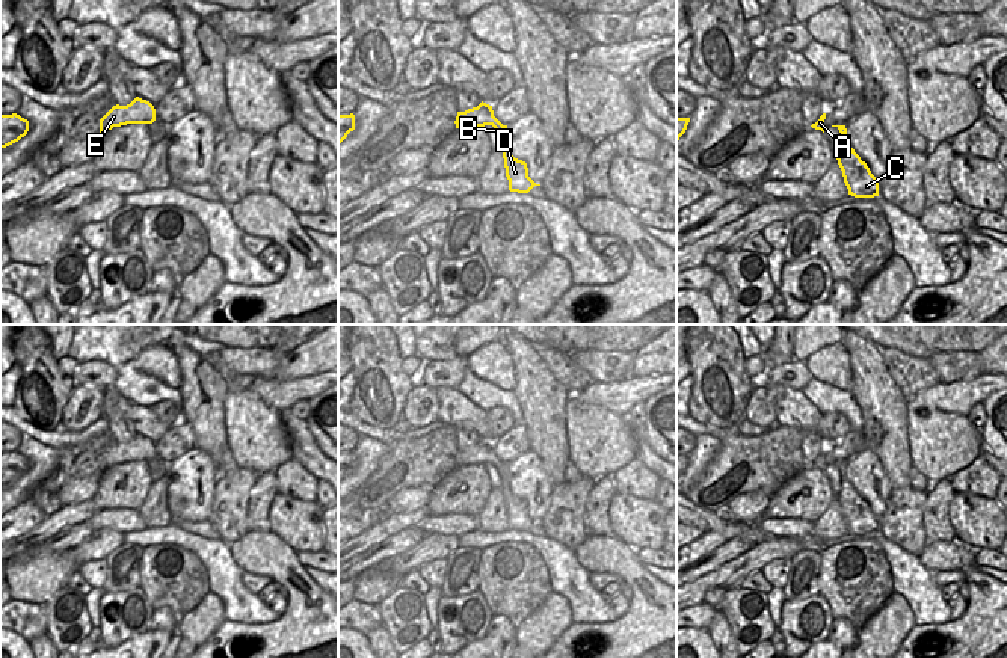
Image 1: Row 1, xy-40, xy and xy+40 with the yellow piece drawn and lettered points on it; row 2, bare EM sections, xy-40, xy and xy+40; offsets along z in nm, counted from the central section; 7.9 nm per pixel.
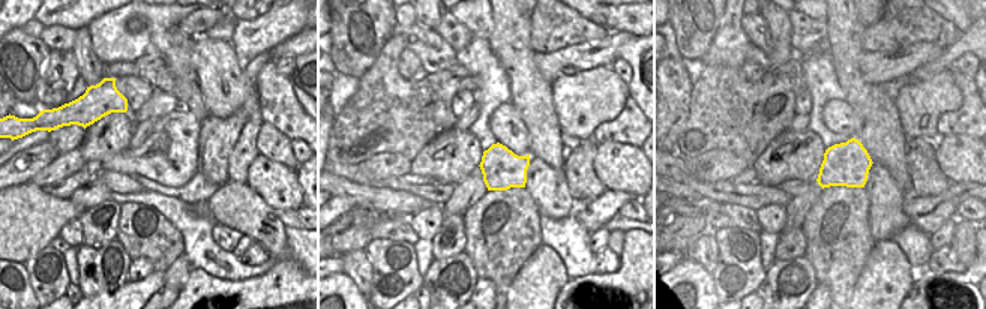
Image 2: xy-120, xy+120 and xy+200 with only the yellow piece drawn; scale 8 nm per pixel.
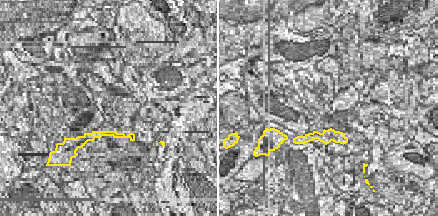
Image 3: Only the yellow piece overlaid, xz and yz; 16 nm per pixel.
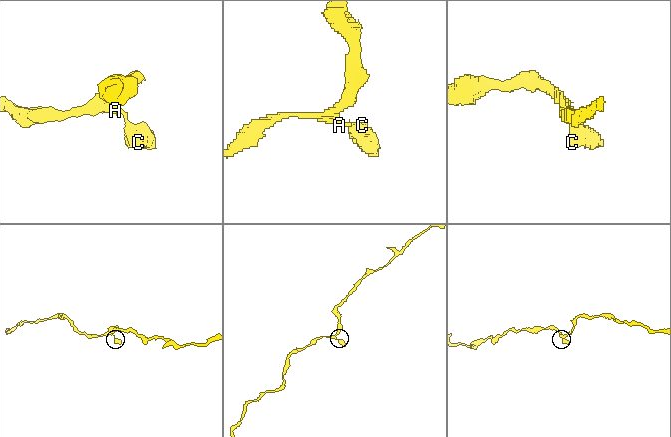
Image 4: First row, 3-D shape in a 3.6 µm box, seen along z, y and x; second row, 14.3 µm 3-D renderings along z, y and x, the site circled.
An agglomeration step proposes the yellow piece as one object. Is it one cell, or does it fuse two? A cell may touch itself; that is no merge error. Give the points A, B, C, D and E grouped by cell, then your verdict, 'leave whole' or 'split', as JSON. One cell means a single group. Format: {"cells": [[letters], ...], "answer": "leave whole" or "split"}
{"cells": [["A", "B", "C", "D", "E"]], "answer": "leave whole"}

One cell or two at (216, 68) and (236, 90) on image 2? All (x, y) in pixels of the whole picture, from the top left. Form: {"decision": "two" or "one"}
{"decision": "one"}

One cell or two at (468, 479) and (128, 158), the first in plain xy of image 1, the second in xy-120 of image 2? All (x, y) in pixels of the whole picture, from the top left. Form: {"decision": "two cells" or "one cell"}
{"decision": "two cells"}

